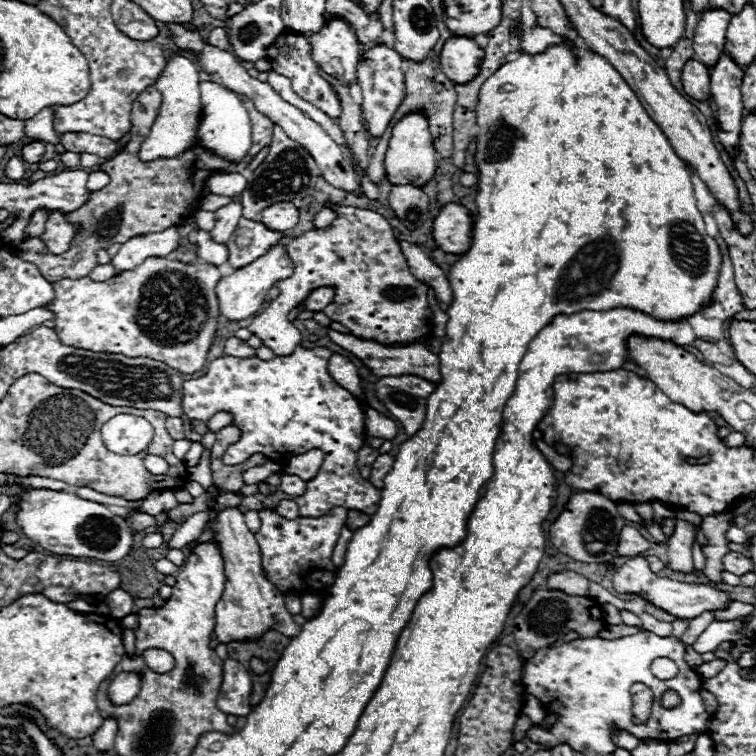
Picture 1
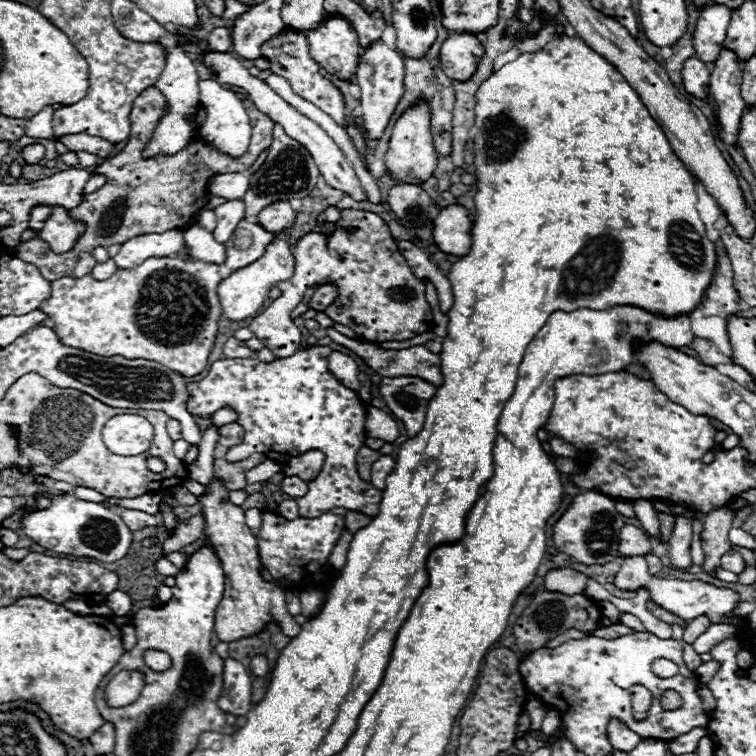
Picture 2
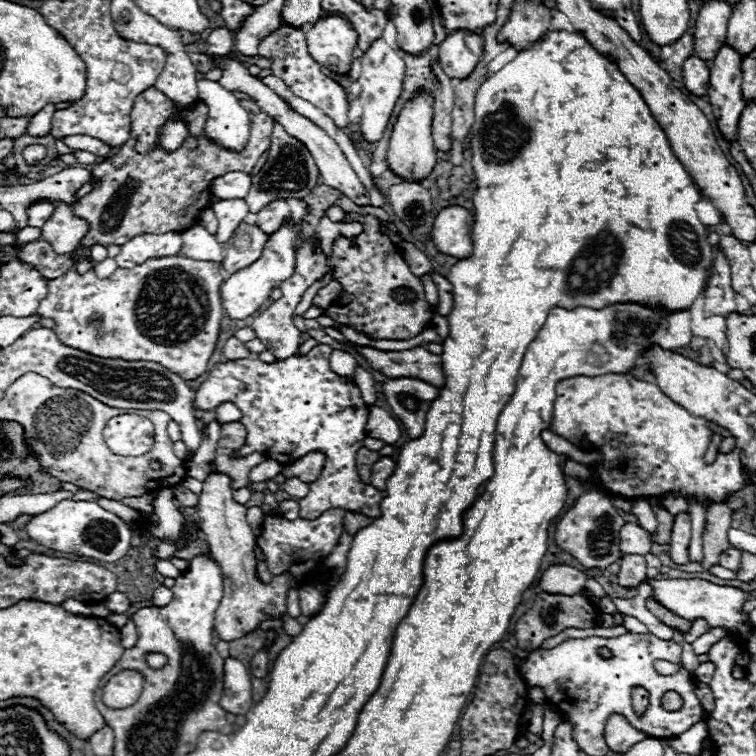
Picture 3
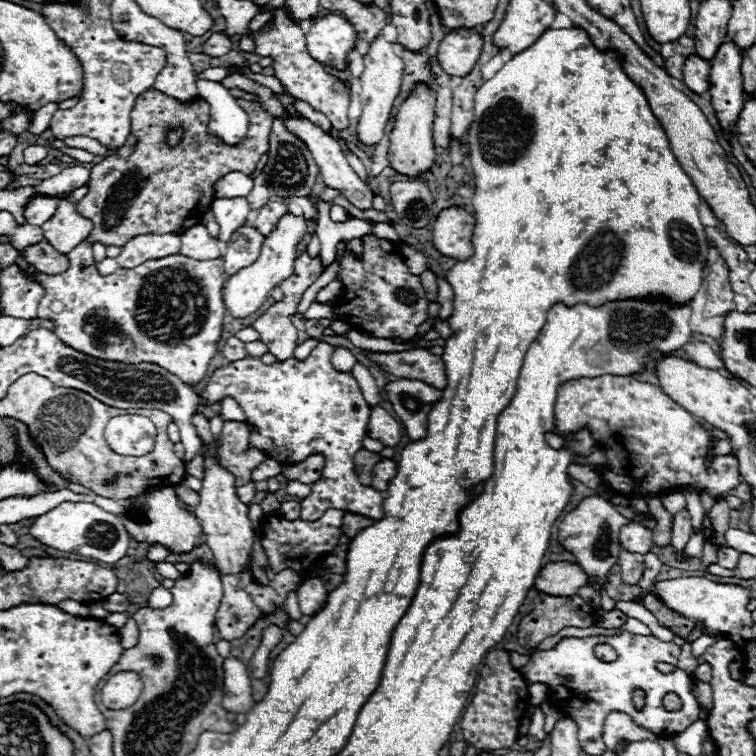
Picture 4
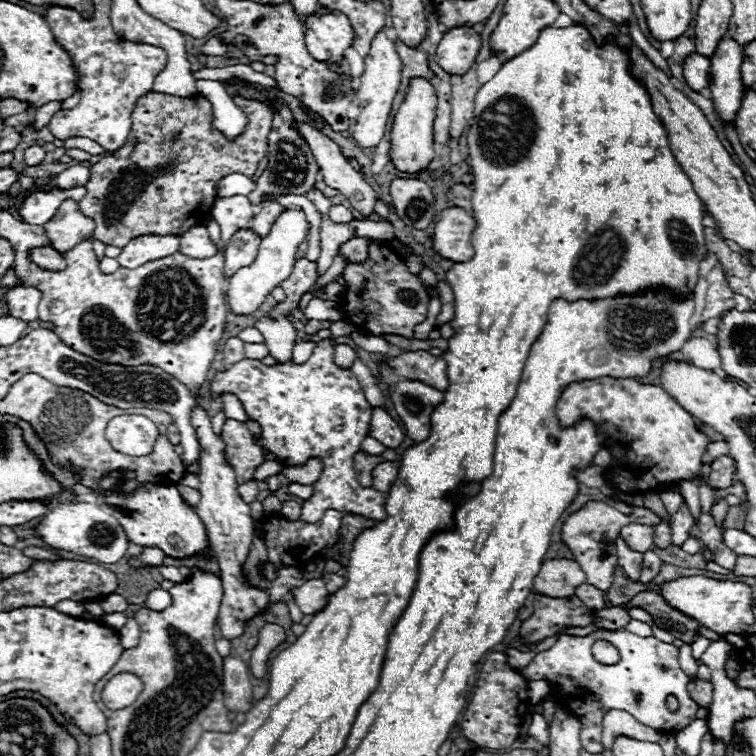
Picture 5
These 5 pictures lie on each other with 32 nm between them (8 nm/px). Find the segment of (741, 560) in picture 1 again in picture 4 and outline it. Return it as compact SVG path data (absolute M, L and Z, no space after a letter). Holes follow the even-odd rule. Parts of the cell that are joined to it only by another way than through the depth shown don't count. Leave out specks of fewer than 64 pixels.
M720 546L718 548L718 564L720 566L724 566L724 568L728 568L728 570L734 570L736 568L736 564L738 564L738 558L740 558L740 554L736 552L736 550L732 550L732 548L728 548L728 546Z

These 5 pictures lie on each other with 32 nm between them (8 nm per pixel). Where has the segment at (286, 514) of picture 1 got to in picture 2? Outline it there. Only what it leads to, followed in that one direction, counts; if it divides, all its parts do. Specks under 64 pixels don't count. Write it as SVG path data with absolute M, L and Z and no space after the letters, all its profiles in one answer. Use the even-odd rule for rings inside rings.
M284 500L278 504L278 514L284 516L286 520L294 520L298 518L298 504L296 500Z

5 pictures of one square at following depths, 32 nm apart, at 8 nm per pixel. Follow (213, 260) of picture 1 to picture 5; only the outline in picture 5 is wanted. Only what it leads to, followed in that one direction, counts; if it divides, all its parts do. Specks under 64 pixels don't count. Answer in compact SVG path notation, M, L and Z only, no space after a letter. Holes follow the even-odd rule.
M196 226L180 236L180 252L192 258L210 258L216 254L216 246L210 242L208 230Z

